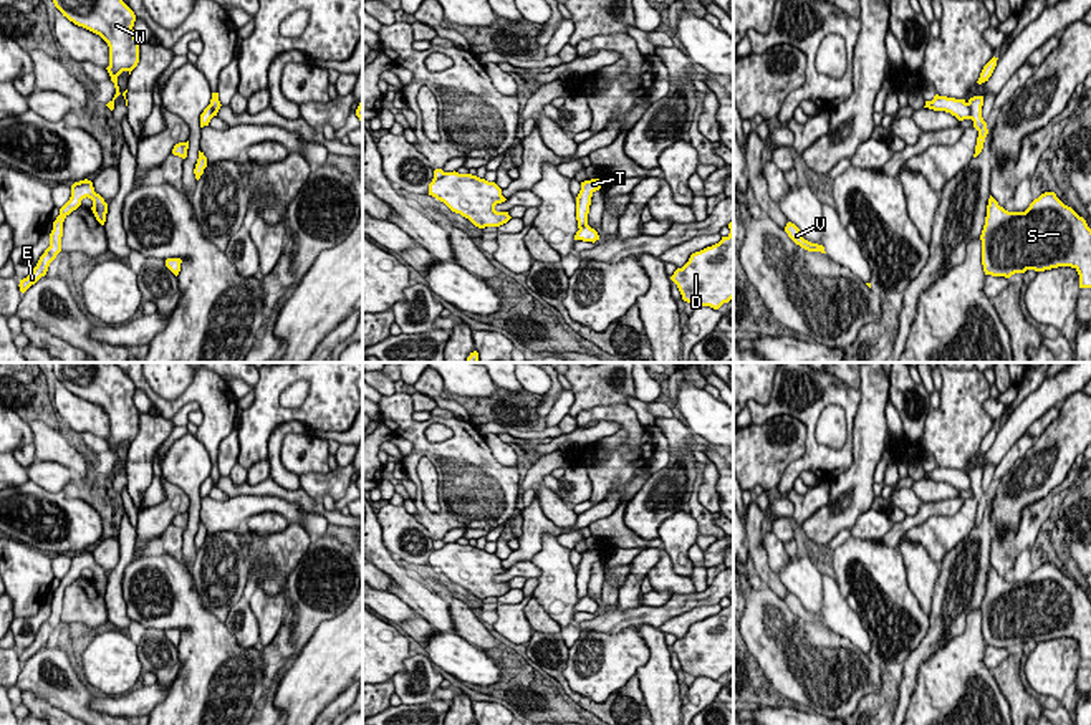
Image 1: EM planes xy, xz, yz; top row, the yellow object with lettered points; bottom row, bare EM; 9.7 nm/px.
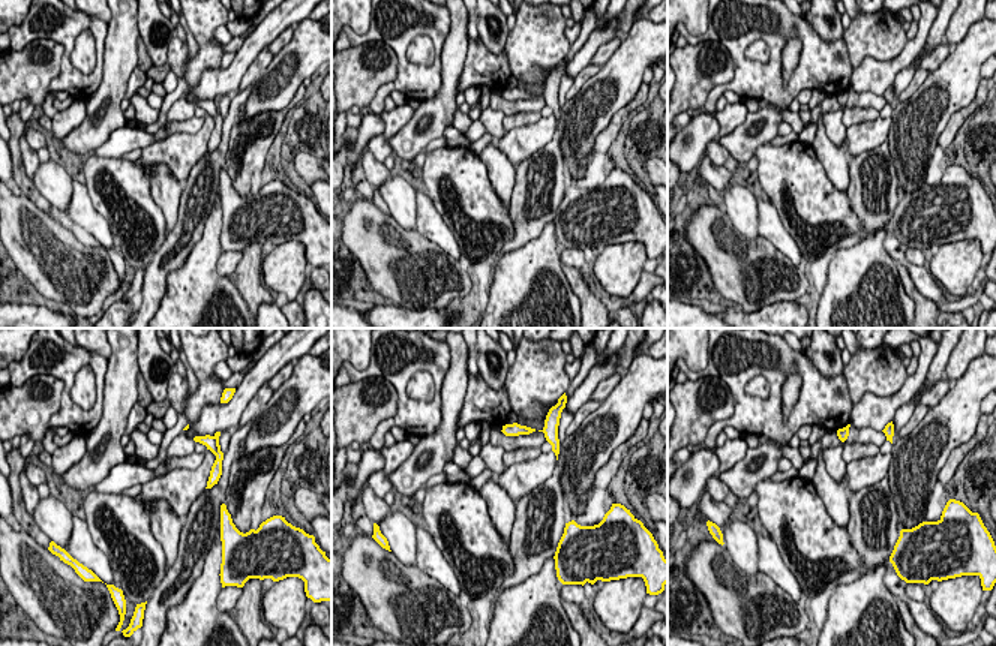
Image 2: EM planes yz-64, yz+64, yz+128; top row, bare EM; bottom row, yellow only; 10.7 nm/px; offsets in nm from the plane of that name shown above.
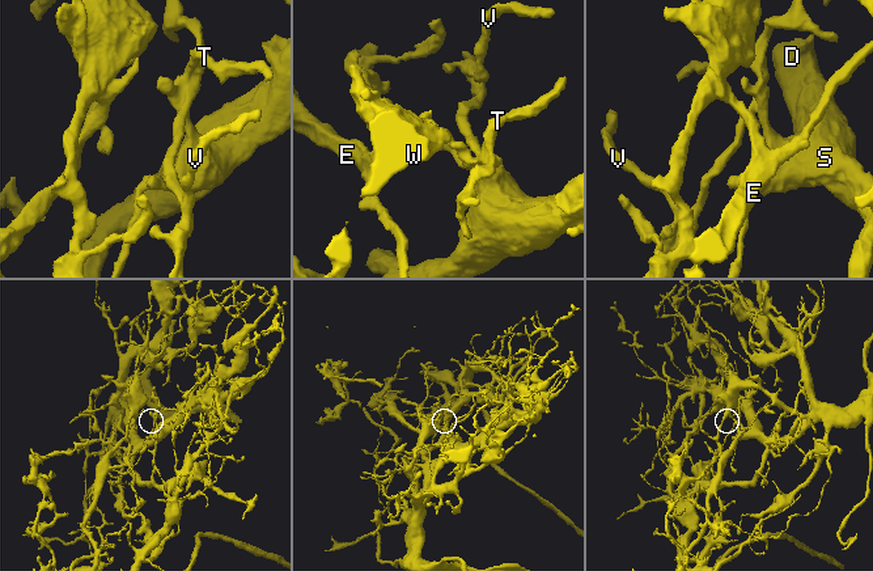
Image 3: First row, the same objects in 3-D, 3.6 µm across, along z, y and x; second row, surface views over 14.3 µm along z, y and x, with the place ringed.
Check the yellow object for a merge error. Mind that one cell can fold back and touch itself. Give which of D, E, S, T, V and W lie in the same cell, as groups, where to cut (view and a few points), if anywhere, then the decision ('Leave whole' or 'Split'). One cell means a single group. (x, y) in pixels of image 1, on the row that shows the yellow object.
Groups: D S T V / E W. Split along yz (966, 103), (972, 118). Split

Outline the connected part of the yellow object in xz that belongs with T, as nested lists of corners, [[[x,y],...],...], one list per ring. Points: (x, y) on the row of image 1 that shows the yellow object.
[[[591,179],[591,180],[581,182],[581,190],[576,197],[578,228],[588,225],[588,214],[589,214],[591,197],[599,189],[601,189],[601,180],[599,179]]]

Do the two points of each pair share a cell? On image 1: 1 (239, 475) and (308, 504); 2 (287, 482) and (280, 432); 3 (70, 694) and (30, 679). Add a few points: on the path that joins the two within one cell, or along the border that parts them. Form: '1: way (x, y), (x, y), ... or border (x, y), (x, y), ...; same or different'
1: border (229, 475), (235, 484), (247, 482); different
2: way (277, 470), (275, 444); same
3: way (60, 689), (48, 687), (40, 681); same

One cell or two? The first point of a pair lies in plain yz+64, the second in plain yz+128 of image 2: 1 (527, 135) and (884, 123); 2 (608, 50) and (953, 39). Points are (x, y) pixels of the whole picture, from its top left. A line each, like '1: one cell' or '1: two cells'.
1: one cell
2: two cells

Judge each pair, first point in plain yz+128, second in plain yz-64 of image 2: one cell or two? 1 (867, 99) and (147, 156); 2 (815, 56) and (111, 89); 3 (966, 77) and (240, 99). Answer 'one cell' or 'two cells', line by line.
1: two cells
2: two cells
3: two cells

